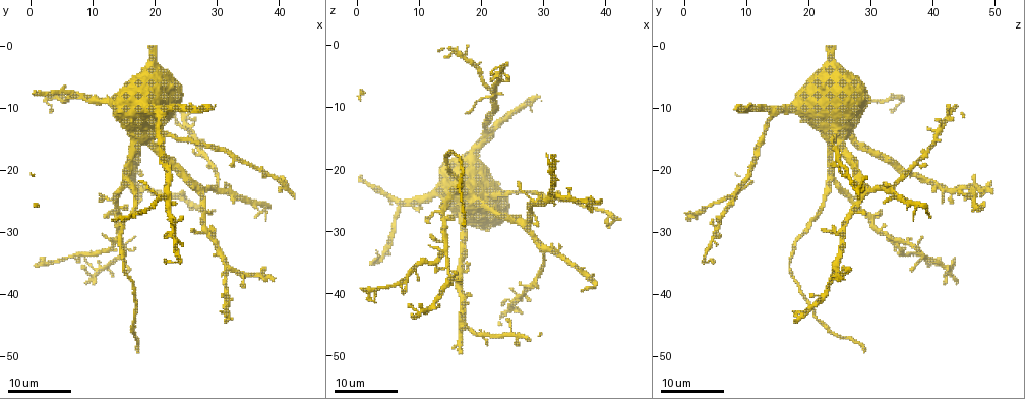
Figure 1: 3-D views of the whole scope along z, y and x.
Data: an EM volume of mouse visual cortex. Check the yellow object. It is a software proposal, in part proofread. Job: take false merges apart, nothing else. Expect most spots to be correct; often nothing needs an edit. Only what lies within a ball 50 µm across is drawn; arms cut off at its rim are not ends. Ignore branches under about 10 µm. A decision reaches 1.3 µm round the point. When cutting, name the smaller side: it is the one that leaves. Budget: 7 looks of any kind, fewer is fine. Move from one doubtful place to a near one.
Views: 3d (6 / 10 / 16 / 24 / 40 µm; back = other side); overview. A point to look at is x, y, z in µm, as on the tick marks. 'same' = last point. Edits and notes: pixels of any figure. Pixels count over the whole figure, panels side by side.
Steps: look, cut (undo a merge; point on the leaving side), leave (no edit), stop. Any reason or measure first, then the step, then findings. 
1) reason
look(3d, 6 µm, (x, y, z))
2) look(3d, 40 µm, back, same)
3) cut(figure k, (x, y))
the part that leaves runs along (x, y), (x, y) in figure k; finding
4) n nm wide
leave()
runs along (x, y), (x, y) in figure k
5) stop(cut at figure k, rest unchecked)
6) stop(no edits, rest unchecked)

four or more arms meet
look(3d, 24 µm, (14.0, 31.5, 33.5))

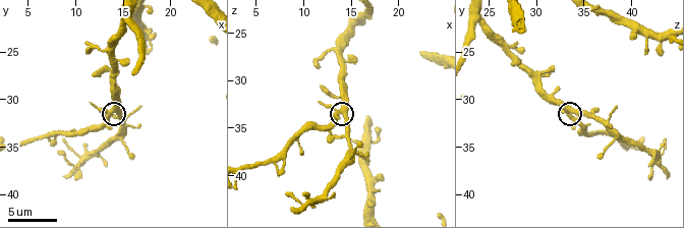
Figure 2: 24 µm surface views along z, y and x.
look(3d, 6 µm, (14.0, 31.2, 33.4))

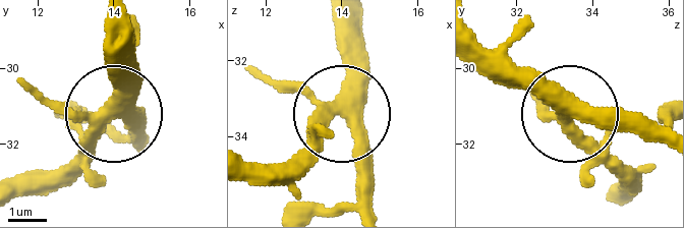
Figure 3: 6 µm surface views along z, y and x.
side arm 17 µm
leave()
runs along (477, 44), (507, 56), (575, 118), (663, 124) in figure 3; one neuron here

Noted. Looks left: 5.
three arms meet
look(3d, 24 µm, (30.5, 23.5, 33.0))

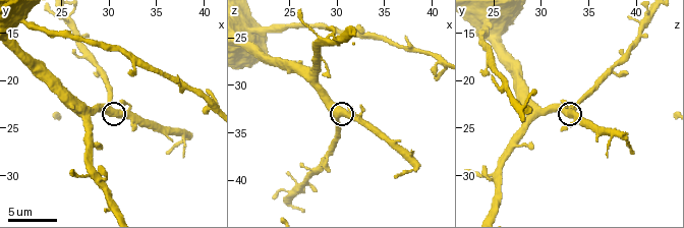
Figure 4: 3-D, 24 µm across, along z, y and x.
look(3d, 6 µm, same)

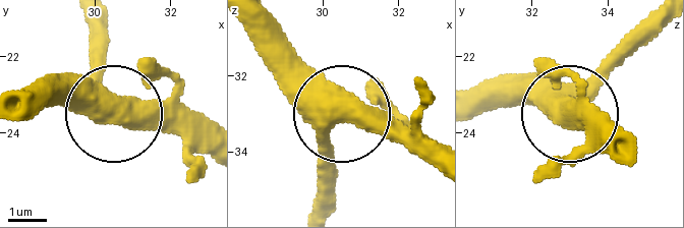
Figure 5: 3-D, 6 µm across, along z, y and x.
490 nm wide
leave()
continuous, no second neuron

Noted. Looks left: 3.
three-way junction
look(3d, 24 µm, (21.5, 24.0, 7.0))

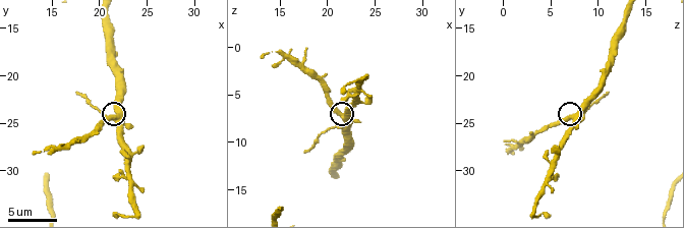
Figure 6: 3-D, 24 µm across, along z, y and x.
look(3d, 6 µm, (21.4, 24.6, 7.4))

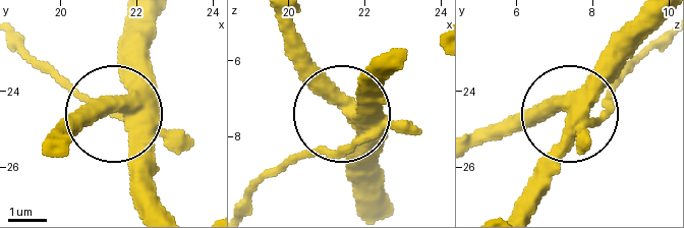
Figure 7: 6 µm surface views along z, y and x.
400 nm wide
leave()
one neuron here

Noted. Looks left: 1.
stop(no edits, rest unchecked)

